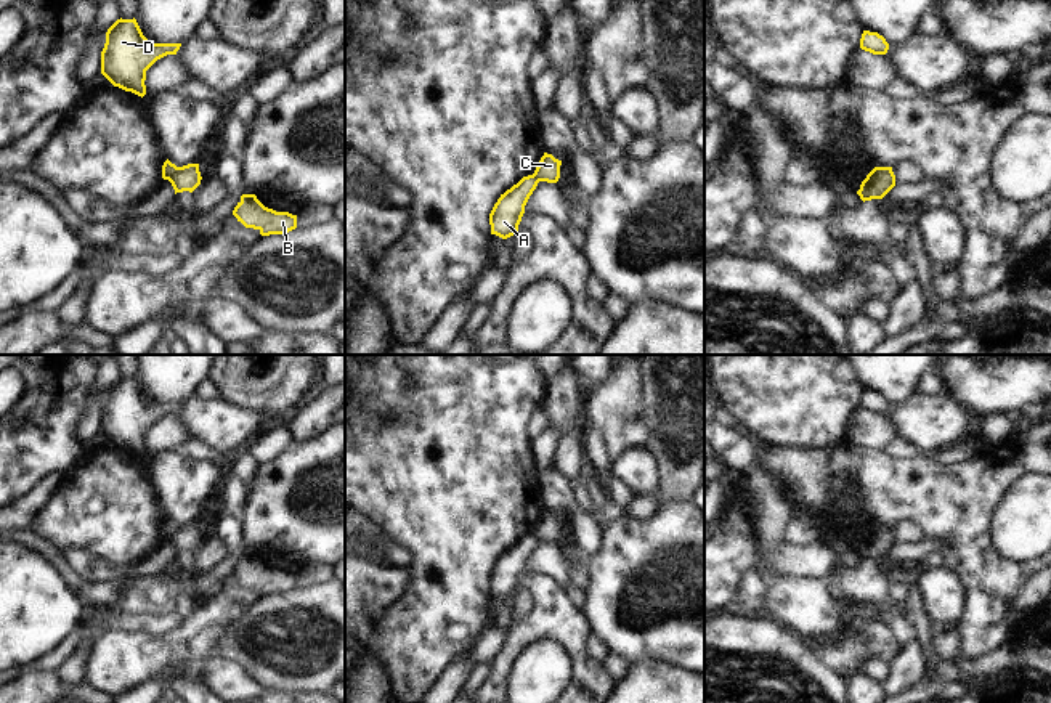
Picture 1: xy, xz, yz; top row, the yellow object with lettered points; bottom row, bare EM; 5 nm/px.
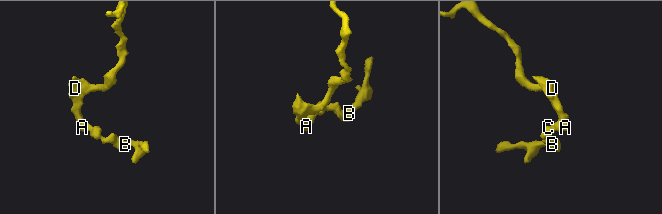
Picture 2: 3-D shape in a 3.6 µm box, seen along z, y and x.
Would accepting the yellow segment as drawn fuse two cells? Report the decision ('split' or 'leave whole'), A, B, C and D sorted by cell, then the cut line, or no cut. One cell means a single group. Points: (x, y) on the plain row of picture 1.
split | A D / B C | xy (178, 527), (167, 538)

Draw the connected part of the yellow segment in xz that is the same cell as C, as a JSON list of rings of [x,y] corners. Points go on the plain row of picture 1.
[[[544,512],[533,534],[538,538],[538,541],[557,542],[560,538],[560,525],[562,520]]]

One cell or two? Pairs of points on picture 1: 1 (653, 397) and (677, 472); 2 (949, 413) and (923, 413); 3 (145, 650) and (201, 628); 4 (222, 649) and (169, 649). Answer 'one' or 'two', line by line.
1: one
2: one
3: one
4: two

